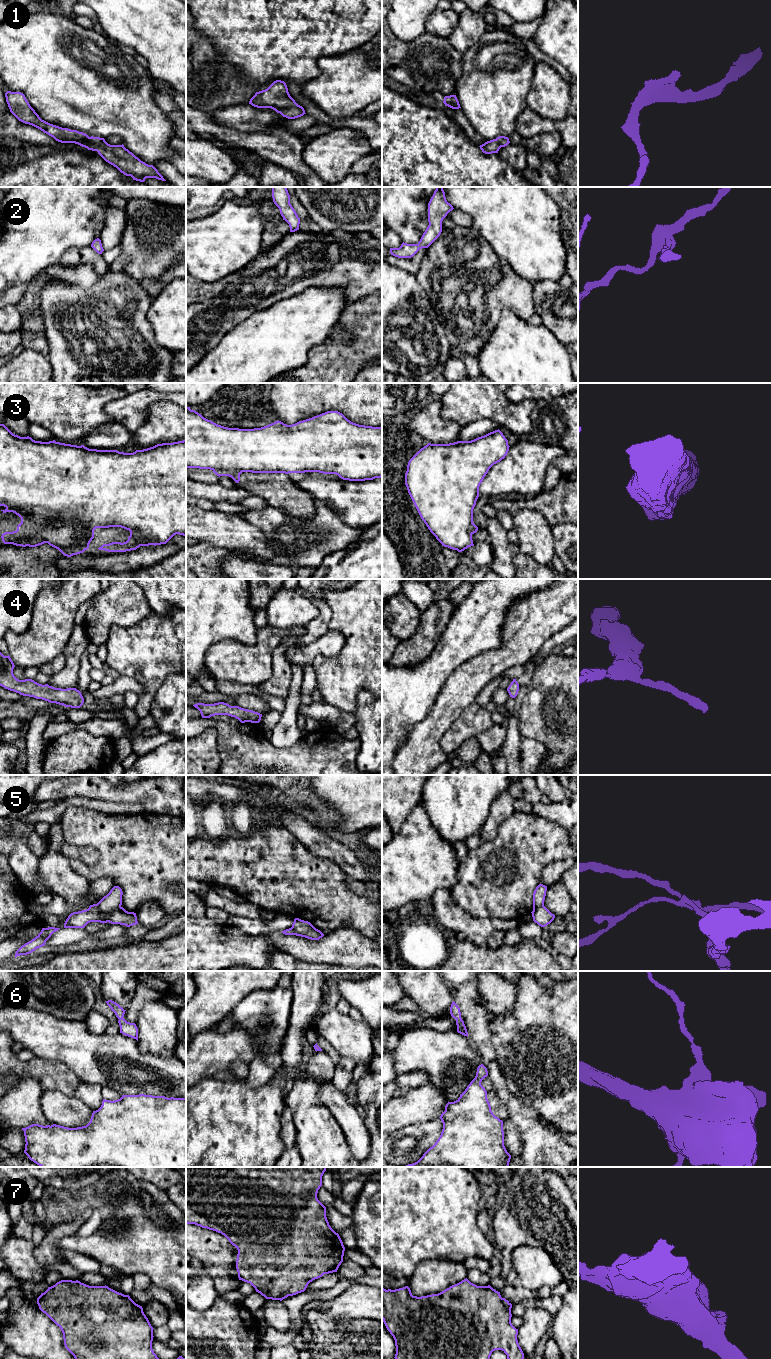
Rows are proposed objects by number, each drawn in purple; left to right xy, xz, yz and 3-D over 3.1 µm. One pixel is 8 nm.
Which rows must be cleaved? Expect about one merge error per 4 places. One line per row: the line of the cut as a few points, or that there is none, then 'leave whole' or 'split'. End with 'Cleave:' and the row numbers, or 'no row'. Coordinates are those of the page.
1: cut none; leave whole
2: cut none; leave whole
3: cut xy (45, 527), (42, 531), (38, 532), (18, 532), (16, 530); split
4: cut none; leave whole
5: cut xz (291, 927), (301, 934), (307, 934), (314, 929); split
6: cut none; leave whole
7: cut none; leave whole
Cleave: 3, 5

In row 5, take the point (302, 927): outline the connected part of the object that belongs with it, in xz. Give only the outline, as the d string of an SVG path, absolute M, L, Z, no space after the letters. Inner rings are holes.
M295 918L292 924L292 928L296 933L299 933L301 935L306 935L311 931L313 931L315 927L308 921Z

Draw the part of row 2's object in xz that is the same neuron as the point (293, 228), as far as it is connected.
M272 187L274 204L279 208L280 214L290 227L290 232L299 230L300 218L290 204L290 195L286 187Z

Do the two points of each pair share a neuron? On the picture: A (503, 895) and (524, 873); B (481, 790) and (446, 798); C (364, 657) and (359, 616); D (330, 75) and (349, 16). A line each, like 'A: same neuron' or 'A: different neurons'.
A: same neuron
B: same neuron
C: same neuron
D: different neurons

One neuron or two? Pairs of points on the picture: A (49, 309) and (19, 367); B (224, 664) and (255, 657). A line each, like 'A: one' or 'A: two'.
A: two
B: one

